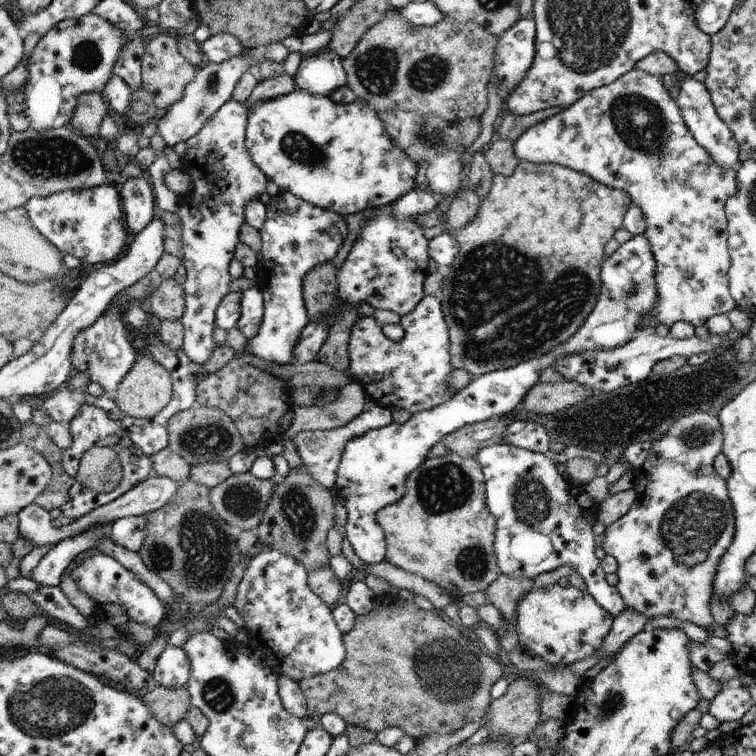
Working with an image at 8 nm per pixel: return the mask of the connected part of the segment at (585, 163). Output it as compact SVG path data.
M634 68L630 72L620 76L620 78L615 80L612 84L592 89L567 109L544 119L542 122L531 126L526 132L523 132L522 136L519 136L515 140L514 152L519 160L526 160L526 162L536 163L537 165L541 165L542 163L562 165L576 172L584 173L611 189L626 191L631 196L632 203L641 208L647 225L643 235L646 236L651 244L656 263L655 287L657 288L657 308L653 310L653 315L645 316L645 324L648 327L654 329L659 324L671 327L675 322L684 321L692 324L692 326L696 328L697 326L702 326L710 317L727 313L729 310L736 308L734 299L729 291L728 273L731 258L727 243L729 237L727 231L727 216L724 210L726 200L728 200L730 196L734 196L737 189L736 169L725 169L721 164L715 163L714 159L710 158L710 155L704 150L704 147L700 146L696 140L694 140L694 137L690 134L689 128L682 118L677 102L671 97L671 94L657 76L652 76L647 72L639 71Z

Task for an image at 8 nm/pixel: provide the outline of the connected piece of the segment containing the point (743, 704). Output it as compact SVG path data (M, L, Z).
M739 683L726 684L710 703L709 713L718 722L740 720L753 705L749 690Z

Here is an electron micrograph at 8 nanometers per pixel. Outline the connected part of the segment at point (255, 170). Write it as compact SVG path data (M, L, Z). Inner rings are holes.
M230 99L200 129L198 134L186 141L186 151L181 157L181 170L191 176L192 190L186 196L178 196L180 205L177 215L181 218L184 256L181 258L186 267L186 281L183 284L185 311L181 318L183 324L184 352L196 364L204 366L212 352L218 346L213 339L216 324L217 308L221 300L229 294L230 281L234 278L229 273L229 264L236 258L236 248L240 246L240 232L245 222L245 208L249 202L260 199L268 186L267 176L253 163L245 144L245 128L247 125L248 108L245 103ZM204 170L218 170L227 174L205 174Z

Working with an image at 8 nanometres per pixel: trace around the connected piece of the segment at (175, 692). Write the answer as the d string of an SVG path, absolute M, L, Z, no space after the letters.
M157 684L141 699L152 708L152 714L156 716L156 719L170 728L185 719L191 706L186 686L181 689L169 689Z

